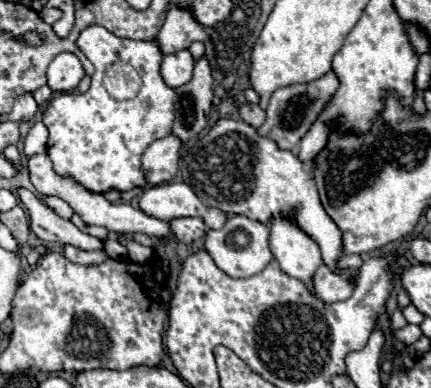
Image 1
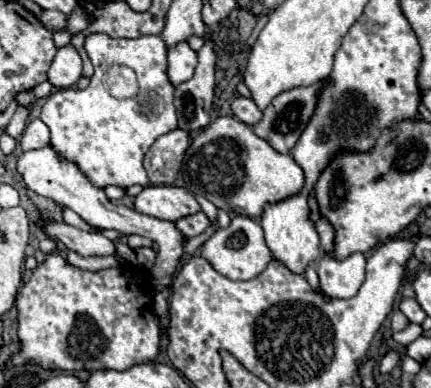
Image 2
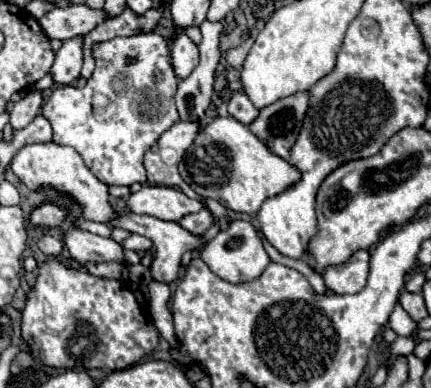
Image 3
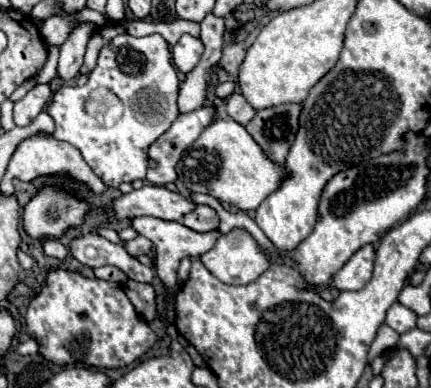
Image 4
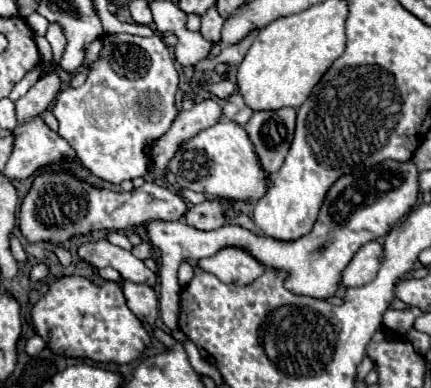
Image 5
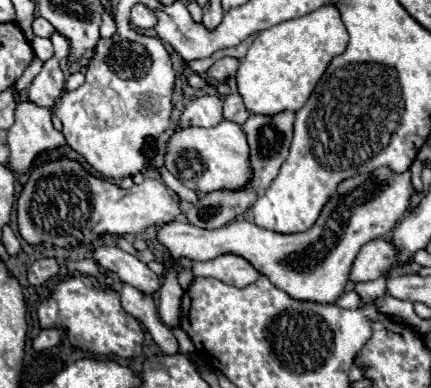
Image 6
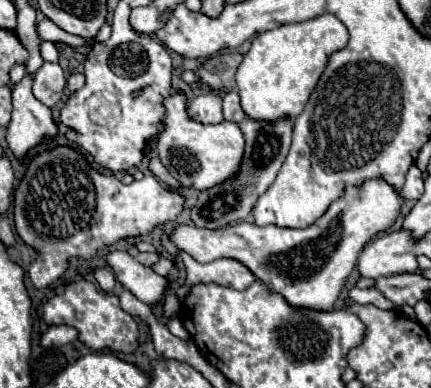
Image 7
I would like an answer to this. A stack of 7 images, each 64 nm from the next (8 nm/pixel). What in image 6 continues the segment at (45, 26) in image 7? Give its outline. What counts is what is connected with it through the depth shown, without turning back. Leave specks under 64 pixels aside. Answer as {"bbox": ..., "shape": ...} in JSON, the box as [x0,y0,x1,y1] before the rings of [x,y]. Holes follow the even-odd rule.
{"bbox":[32,16,54,38],"shape":[[[34,16],[34,20],[32,20],[32,32],[34,32],[36,36],[48,38],[48,36],[54,32],[54,26],[52,26],[46,18],[42,18],[42,16]]]}

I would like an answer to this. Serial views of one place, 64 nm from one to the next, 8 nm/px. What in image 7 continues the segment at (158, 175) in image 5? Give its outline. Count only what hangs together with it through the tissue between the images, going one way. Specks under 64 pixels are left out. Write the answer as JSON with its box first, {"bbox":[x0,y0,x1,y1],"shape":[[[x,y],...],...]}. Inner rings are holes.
{"bbox":[188,94,222,124],"shape":[[[202,94],[196,96],[188,104],[188,116],[200,124],[218,124],[222,122],[222,98],[218,94]]]}

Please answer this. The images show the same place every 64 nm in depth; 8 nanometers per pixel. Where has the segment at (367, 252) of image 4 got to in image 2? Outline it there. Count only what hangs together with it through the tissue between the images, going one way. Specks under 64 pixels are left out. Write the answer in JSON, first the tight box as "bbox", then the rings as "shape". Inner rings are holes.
{"bbox":[318,254,364,298],"shape":[[[352,254],[344,260],[322,256],[318,262],[320,292],[326,298],[352,298],[364,282],[364,254]]]}

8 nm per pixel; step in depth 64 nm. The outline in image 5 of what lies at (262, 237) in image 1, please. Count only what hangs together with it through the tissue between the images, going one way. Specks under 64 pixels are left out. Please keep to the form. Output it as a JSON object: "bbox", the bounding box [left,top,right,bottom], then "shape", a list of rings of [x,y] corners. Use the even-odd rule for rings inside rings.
{"bbox":[198,246,266,286],"shape":[[[236,246],[220,248],[220,252],[216,252],[214,256],[202,258],[198,266],[204,272],[214,274],[224,284],[236,286],[246,286],[254,282],[266,270],[266,266],[260,264],[248,250]]]}

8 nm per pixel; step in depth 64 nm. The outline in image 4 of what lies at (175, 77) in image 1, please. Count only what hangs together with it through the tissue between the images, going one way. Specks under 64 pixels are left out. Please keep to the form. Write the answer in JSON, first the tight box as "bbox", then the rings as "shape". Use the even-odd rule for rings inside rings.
{"bbox":[172,34,204,74],"shape":[[[184,34],[178,44],[172,48],[172,58],[174,58],[174,64],[180,72],[188,74],[200,60],[200,54],[202,54],[204,46],[198,38],[192,38],[188,34]]]}

